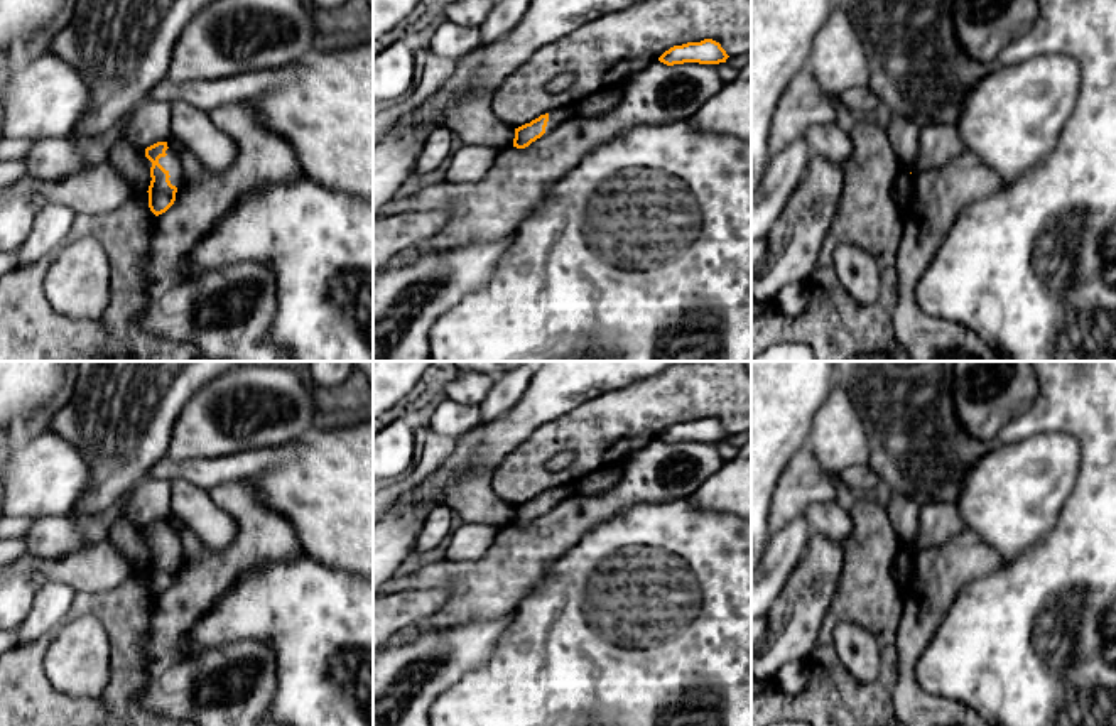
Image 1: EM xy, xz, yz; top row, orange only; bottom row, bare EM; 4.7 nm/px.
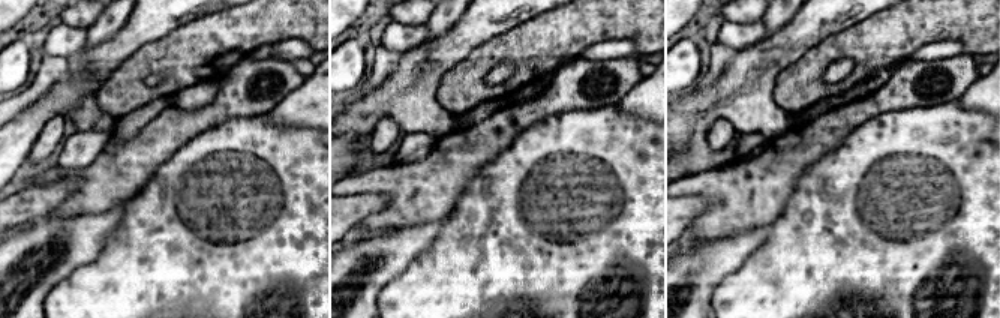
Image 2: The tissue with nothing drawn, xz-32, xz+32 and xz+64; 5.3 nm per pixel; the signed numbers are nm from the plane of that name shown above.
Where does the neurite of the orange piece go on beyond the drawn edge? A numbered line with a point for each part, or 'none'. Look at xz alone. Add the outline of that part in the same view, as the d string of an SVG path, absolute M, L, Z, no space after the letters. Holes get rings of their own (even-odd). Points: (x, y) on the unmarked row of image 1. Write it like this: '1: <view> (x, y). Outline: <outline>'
1: xz (556, 495). Outline: M566 483L566 485L561 485L557 488L550 488L549 490L549 500L547 500L547 505L545 505L545 512L554 508L562 500L572 496L574 493L576 493L576 485L572 485L572 483Z

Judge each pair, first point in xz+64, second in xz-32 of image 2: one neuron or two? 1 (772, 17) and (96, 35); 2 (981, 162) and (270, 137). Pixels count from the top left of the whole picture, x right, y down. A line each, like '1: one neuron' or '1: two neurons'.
1: one neuron
2: one neuron

